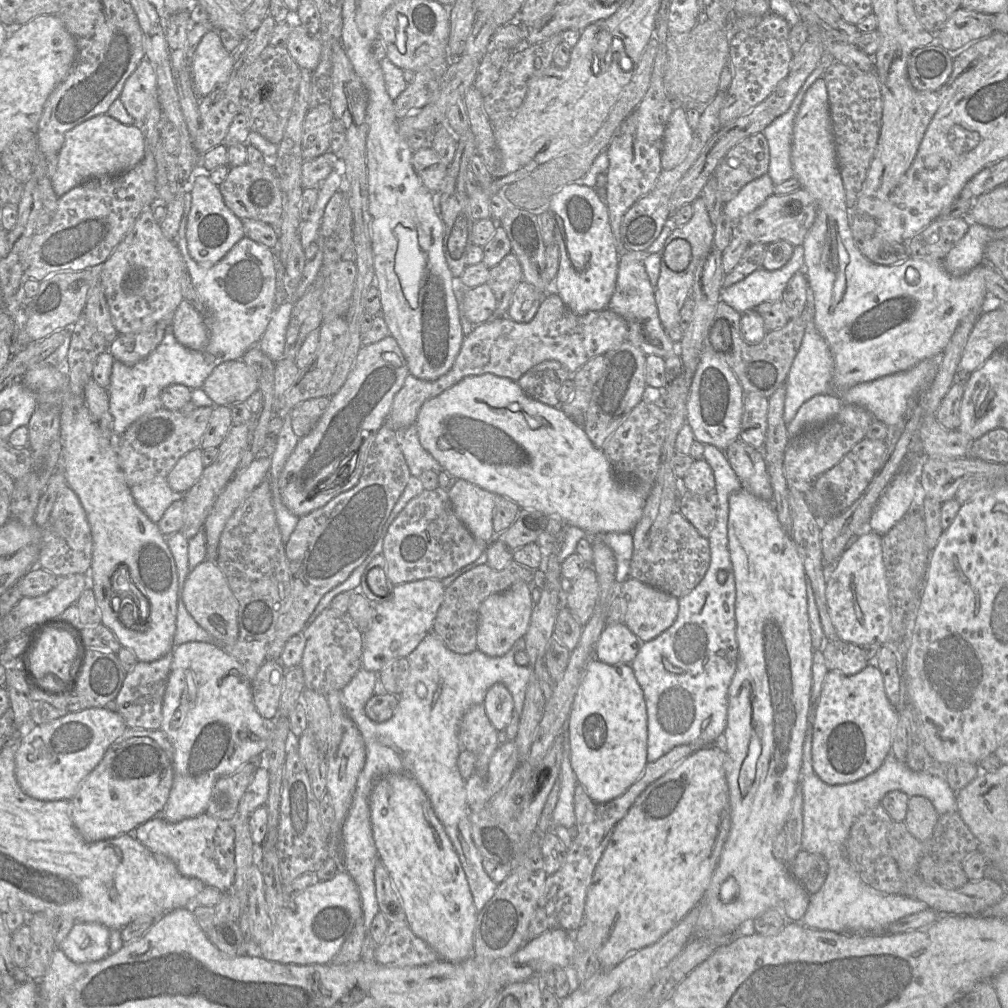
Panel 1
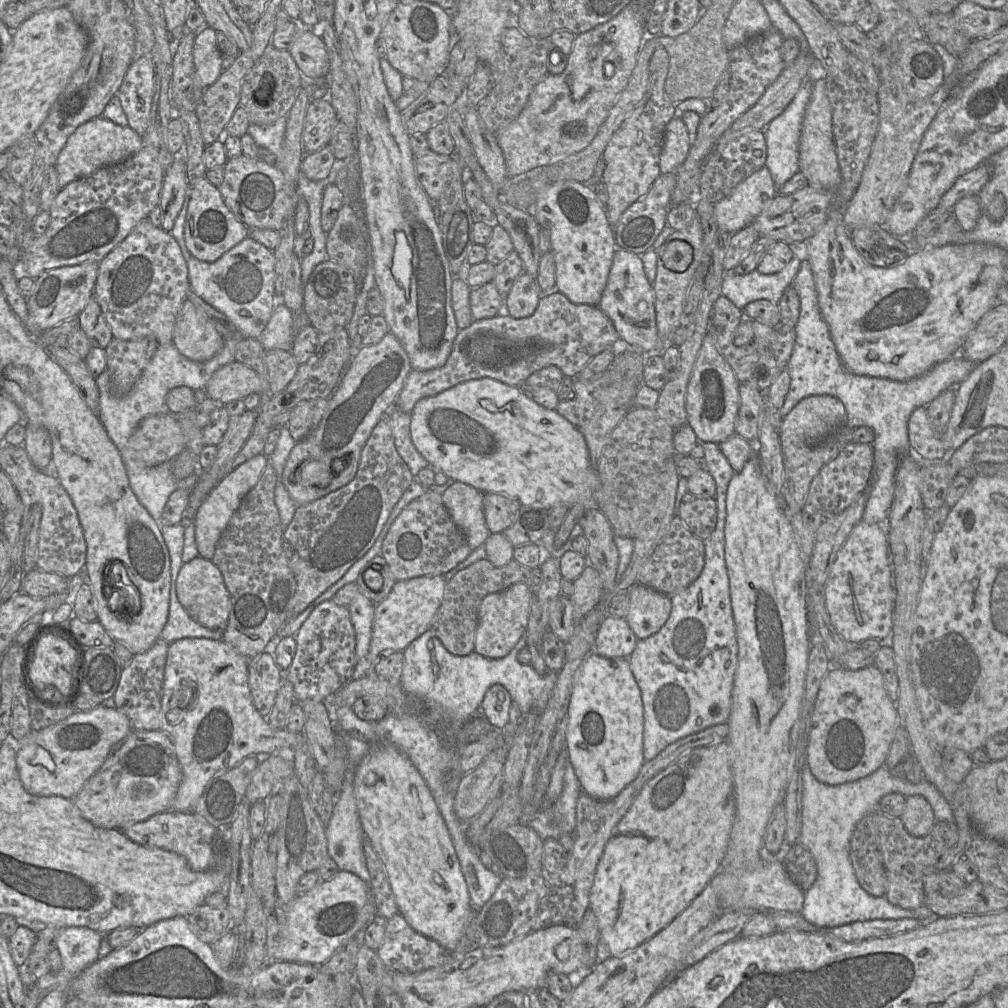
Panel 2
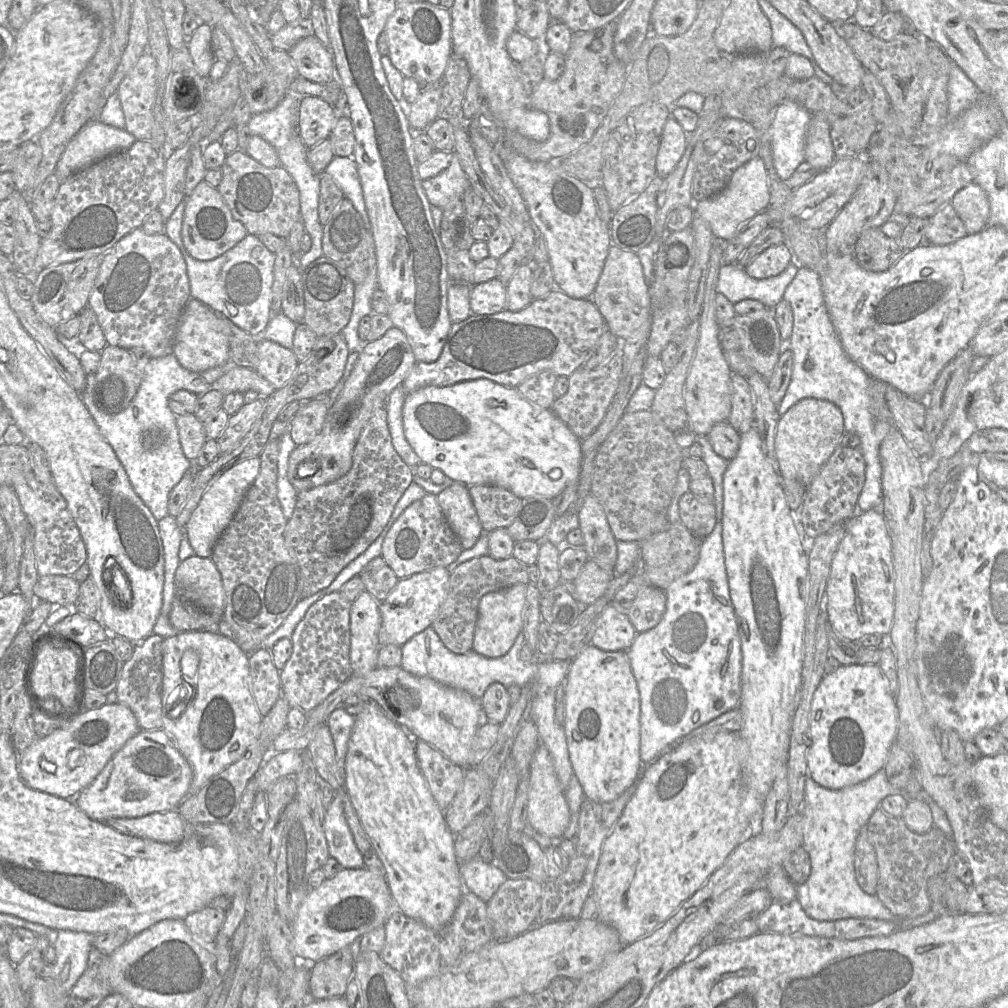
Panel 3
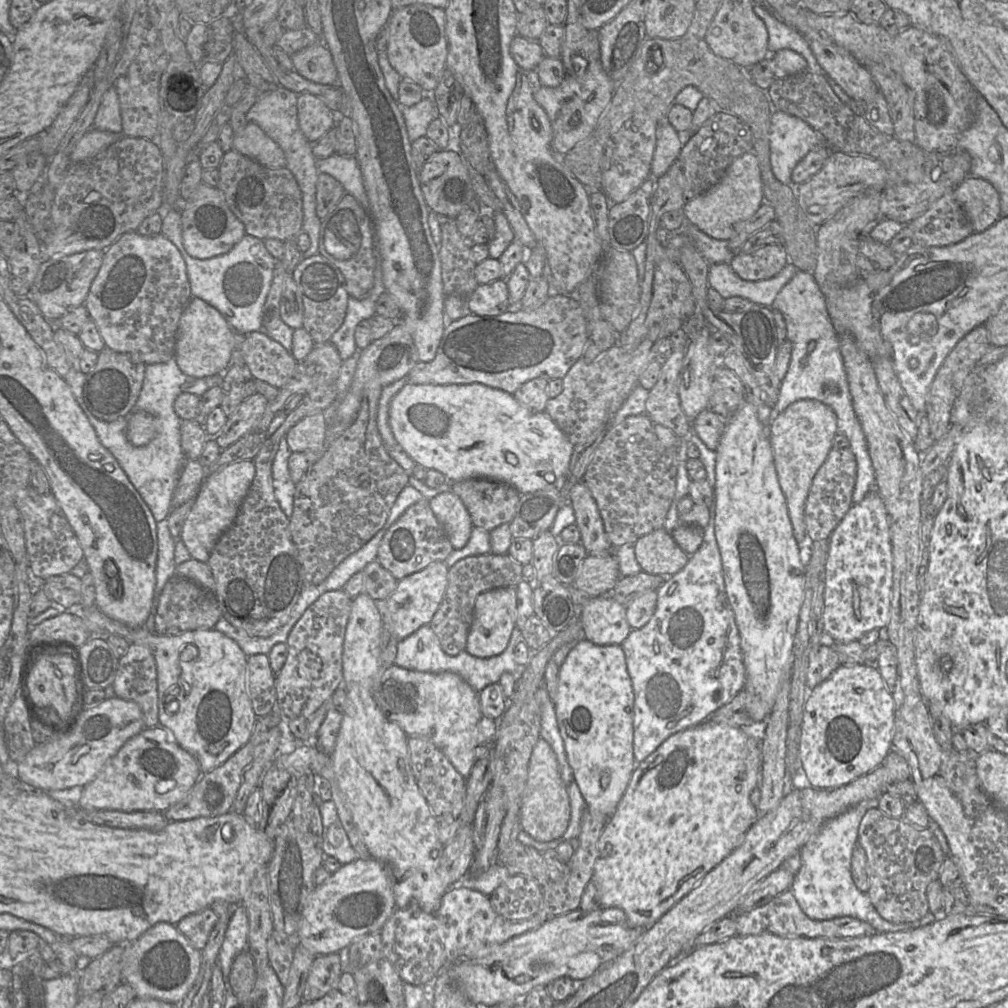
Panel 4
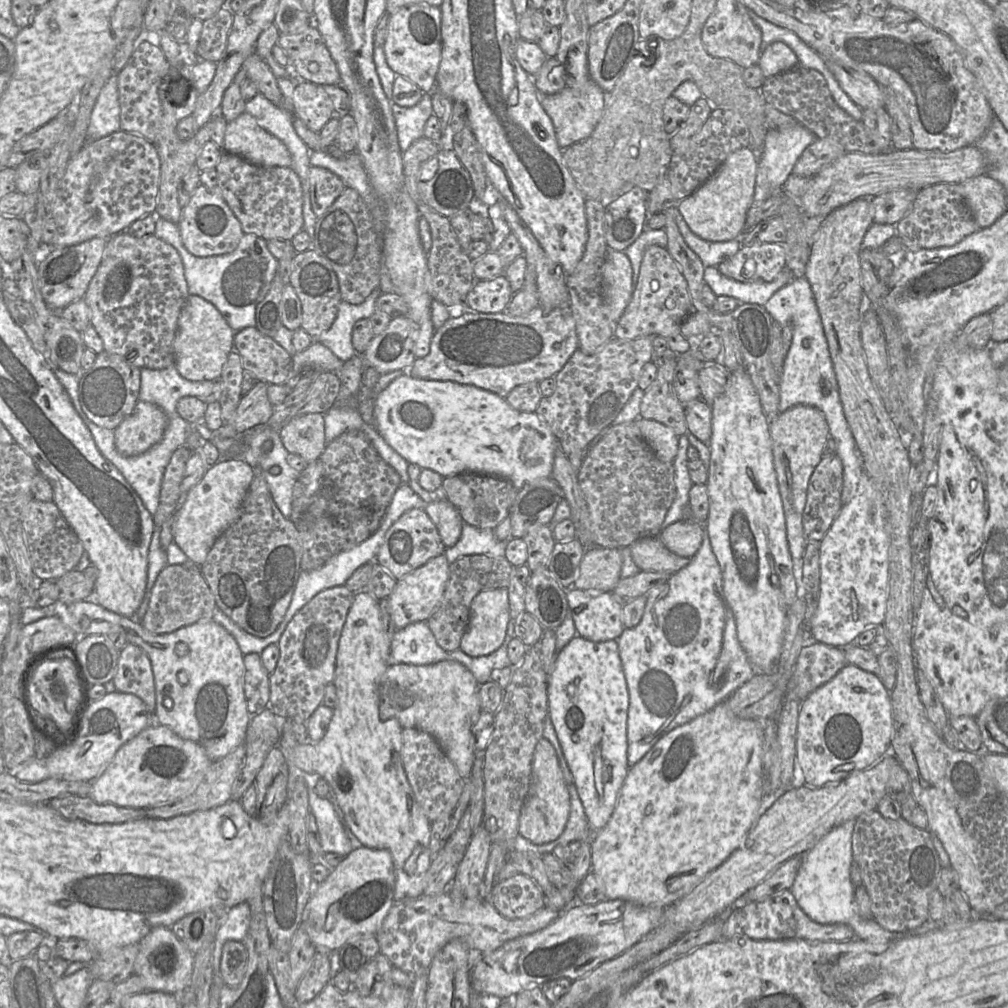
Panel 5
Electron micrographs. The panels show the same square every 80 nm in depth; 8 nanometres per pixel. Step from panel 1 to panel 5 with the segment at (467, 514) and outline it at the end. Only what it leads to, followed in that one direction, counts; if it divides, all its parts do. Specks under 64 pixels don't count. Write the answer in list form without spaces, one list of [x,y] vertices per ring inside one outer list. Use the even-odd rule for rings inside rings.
[[[449,500],[428,503],[425,509],[438,529],[441,539],[447,548],[454,546],[460,539],[463,520]]]

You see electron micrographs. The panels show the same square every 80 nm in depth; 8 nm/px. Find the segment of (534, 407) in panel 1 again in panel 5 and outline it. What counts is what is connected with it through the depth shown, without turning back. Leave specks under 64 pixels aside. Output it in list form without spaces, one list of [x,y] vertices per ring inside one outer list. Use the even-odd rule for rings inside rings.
[[[406,373],[392,381],[375,397],[374,416],[376,428],[385,441],[408,463],[417,464],[422,469],[431,469],[446,478],[461,473],[476,473],[501,477],[510,481],[518,490],[525,484],[539,478],[551,477],[558,439],[547,423],[536,412],[522,412],[512,408],[505,398],[473,385],[459,384],[453,381],[419,379]]]

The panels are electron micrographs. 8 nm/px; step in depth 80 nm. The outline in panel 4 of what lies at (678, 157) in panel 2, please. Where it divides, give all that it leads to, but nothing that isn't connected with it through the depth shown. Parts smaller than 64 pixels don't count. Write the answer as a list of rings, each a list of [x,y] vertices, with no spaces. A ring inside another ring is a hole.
[[[667,118],[657,123],[656,146],[651,164],[654,180],[663,176],[676,161],[685,138],[669,123]]]

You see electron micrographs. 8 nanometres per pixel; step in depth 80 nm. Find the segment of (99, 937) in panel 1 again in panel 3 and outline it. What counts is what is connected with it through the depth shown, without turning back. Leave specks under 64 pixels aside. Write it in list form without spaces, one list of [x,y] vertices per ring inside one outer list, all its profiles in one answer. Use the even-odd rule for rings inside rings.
[[[69,930],[58,931],[57,939],[53,944],[56,959],[52,966],[52,977],[45,980],[55,980],[59,986],[66,989],[74,987],[79,978],[88,967],[89,953],[92,949],[93,936],[86,932],[75,932]]]

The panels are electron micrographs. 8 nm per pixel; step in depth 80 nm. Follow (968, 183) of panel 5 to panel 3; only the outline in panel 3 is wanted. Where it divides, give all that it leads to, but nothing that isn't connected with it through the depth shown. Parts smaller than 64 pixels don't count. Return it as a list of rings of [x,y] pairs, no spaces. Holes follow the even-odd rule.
[[[975,181],[959,190],[951,204],[964,223],[967,234],[980,232],[987,227],[990,216],[988,196]]]

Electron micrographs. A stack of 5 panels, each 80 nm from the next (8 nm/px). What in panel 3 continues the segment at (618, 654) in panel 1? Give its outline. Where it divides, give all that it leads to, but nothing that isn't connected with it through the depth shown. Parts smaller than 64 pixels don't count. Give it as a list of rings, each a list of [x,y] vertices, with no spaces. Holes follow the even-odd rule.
[[[610,604],[596,621],[591,644],[604,651],[626,651],[637,634],[628,616]]]

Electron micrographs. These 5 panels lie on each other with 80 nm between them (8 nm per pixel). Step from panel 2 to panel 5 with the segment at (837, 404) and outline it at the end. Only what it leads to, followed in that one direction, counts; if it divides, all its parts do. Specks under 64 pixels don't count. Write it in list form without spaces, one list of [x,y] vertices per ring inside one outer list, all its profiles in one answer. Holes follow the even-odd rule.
[[[796,405],[770,418],[773,464],[783,503],[786,534],[793,562],[803,557],[808,539],[803,530],[803,511],[810,477],[823,458],[829,427],[821,410],[809,405]]]

